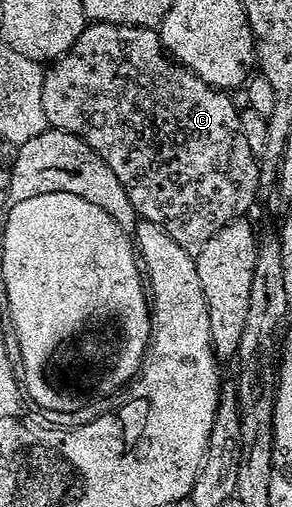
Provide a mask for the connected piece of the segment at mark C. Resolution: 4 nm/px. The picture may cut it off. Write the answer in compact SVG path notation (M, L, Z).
M96 21L84 27L79 38L75 40L74 47L44 72L41 87L41 107L45 107L48 126L65 131L69 135L77 135L77 139L81 139L93 151L97 151L97 155L101 155L101 159L109 163L113 175L121 179L125 187L125 195L129 195L129 203L133 203L135 213L144 221L152 221L160 225L170 237L177 239L177 243L181 243L181 247L185 247L187 253L192 255L199 253L201 247L205 247L205 243L209 243L209 239L213 239L213 235L221 231L221 227L242 218L246 214L243 212L251 204L256 204L259 196L257 154L249 151L245 131L241 131L240 110L235 109L234 103L227 97L230 96L224 90L211 88L192 69L186 69L172 59L160 43L159 34L154 28L146 25L111 25L108 21Z

